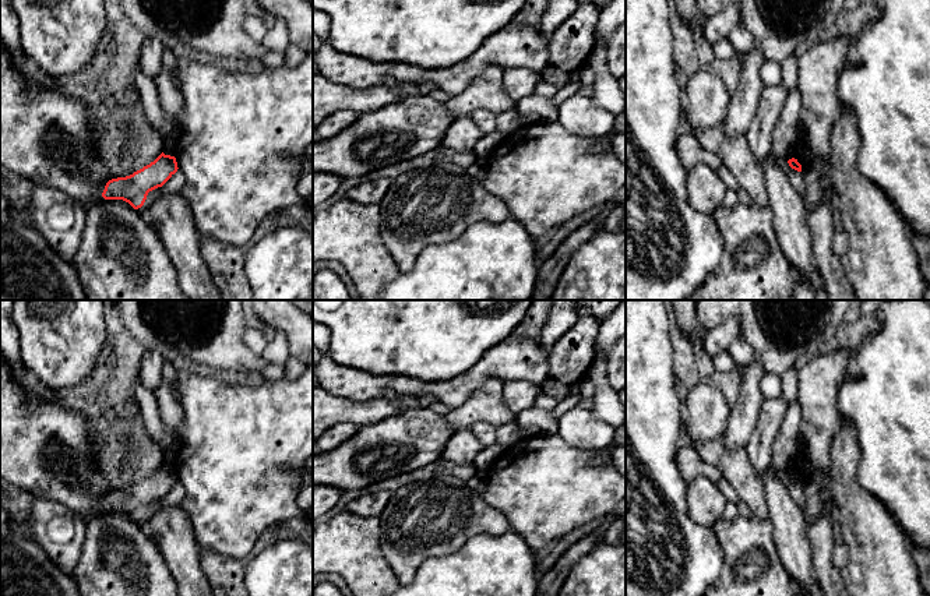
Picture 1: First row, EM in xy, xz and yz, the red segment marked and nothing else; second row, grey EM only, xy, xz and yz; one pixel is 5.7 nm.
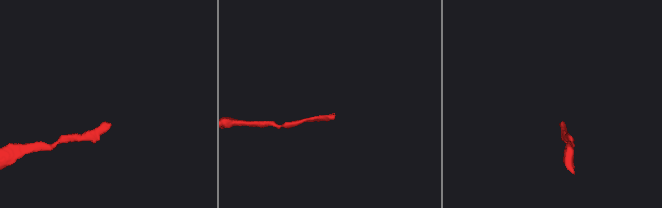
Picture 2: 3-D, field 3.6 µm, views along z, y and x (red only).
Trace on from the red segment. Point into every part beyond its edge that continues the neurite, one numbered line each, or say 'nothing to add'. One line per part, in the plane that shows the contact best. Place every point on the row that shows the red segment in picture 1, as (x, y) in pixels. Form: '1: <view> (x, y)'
nothing to add

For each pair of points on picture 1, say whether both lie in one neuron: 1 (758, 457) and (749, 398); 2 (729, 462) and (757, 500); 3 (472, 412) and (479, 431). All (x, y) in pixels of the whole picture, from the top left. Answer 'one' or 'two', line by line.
1: two
2: one
3: two

